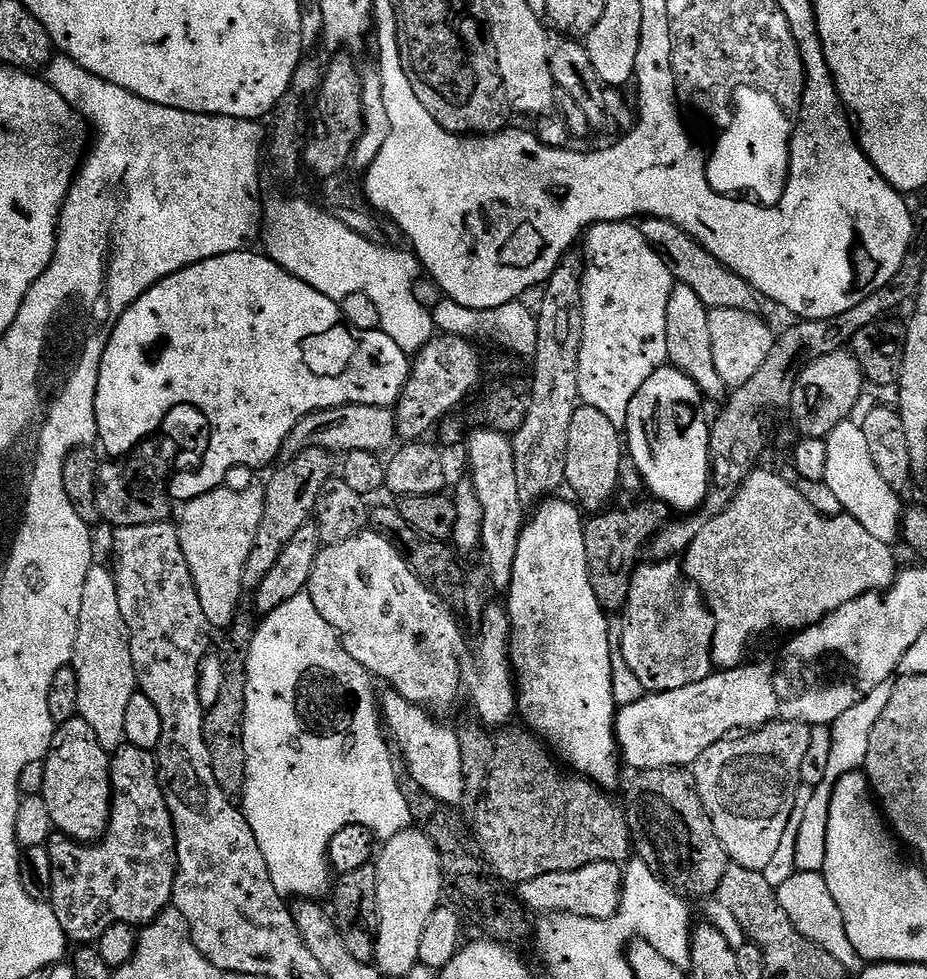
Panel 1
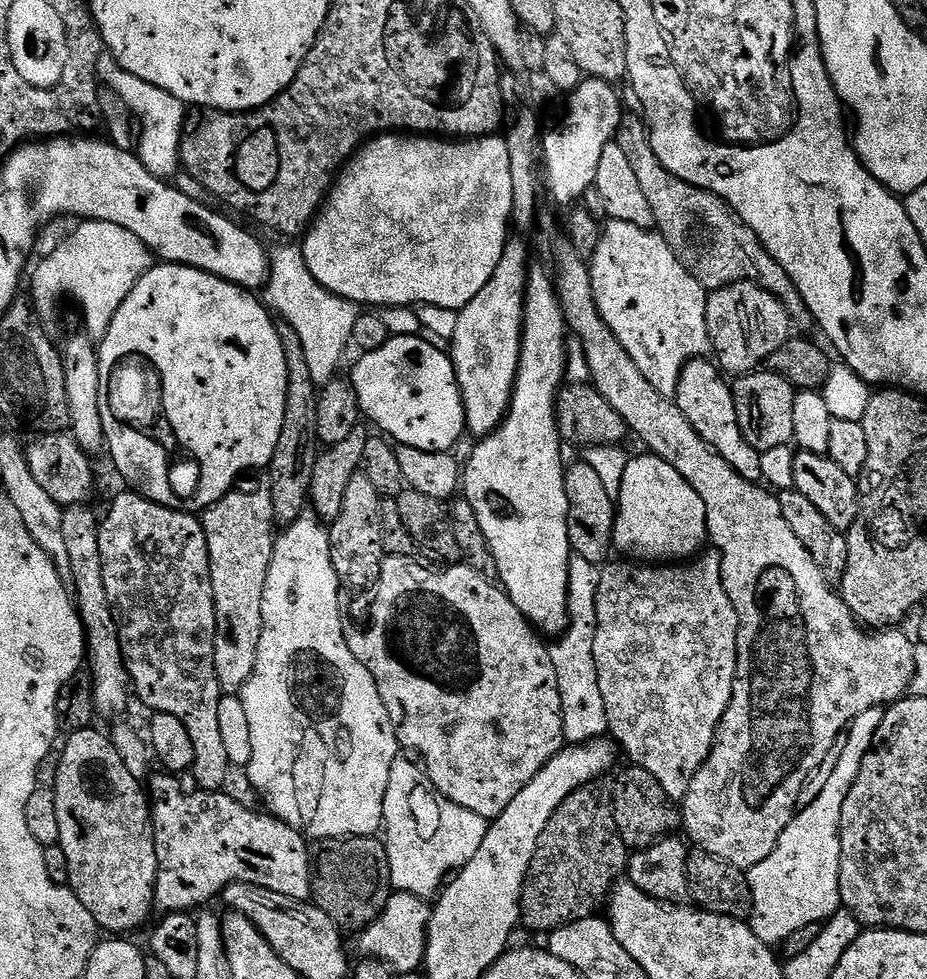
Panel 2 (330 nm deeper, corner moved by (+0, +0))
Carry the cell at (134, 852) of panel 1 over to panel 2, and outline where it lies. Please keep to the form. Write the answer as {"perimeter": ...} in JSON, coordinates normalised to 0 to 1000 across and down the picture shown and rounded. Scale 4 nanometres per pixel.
{"perimeter":[[[165,792],[159,798],[157,808],[164,826],[166,868],[170,876],[166,923],[172,931],[174,927],[174,933],[203,932],[210,923],[222,922],[228,915],[236,916],[239,908],[251,901],[277,903],[287,909],[296,909],[296,913],[309,917],[337,919],[334,862],[327,850],[313,845],[310,840],[288,828],[275,829],[274,826],[266,825],[261,818],[245,813],[245,808],[210,807],[211,809],[202,809],[194,802],[195,794],[193,792],[173,792],[177,793],[166,794],[167,792]]]}

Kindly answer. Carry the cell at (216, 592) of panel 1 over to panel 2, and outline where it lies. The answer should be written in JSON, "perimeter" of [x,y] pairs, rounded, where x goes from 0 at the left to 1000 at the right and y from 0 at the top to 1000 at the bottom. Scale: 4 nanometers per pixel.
{"perimeter":[[[283,496],[273,503],[245,503],[233,515],[219,520],[218,534],[224,555],[233,620],[231,684],[238,704],[243,708],[255,709],[272,692],[278,656],[285,642],[283,607],[296,555],[292,501],[289,496]]]}

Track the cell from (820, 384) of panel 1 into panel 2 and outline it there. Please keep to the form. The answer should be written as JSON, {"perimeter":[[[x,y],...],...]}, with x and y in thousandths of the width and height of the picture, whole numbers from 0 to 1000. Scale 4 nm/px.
{"perimeter":[[[832,378],[805,380],[793,385],[790,392],[792,415],[796,419],[796,435],[800,435],[800,443],[809,456],[825,462],[840,454],[850,454],[859,444],[857,435],[857,411],[859,400],[853,390],[846,384]]]}

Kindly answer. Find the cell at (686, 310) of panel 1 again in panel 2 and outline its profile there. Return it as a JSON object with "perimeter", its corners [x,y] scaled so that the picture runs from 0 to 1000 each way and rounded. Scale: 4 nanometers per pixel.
{"perimeter":[[[748,366],[738,371],[736,382],[731,386],[727,412],[736,423],[740,423],[740,431],[753,439],[753,443],[777,467],[800,488],[820,490],[820,461],[800,443],[800,435],[796,435],[796,419],[792,415],[790,392],[782,381],[767,367]]]}

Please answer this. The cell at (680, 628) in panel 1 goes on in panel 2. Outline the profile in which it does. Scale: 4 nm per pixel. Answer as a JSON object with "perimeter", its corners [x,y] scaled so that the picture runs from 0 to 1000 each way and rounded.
{"perimeter":[[[771,562],[761,563],[758,566],[752,567],[750,570],[743,571],[741,574],[716,574],[709,578],[703,574],[673,574],[677,576],[659,576],[659,574],[650,577],[647,585],[647,593],[645,594],[645,603],[643,604],[643,647],[641,648],[641,680],[645,684],[645,705],[649,705],[649,717],[654,717],[654,733],[656,734],[656,748],[659,755],[667,761],[668,767],[679,772],[681,779],[688,784],[701,787],[701,791],[706,791],[706,795],[710,795],[710,799],[718,811],[727,819],[737,818],[738,812],[742,809],[742,801],[746,797],[752,785],[759,780],[761,773],[764,772],[765,765],[768,764],[768,757],[772,752],[772,741],[776,740],[778,733],[781,732],[781,726],[785,724],[785,718],[790,712],[790,702],[792,701],[792,693],[794,692],[794,661],[796,660],[796,627],[792,623],[792,615],[787,615],[787,607],[783,607],[783,599],[779,594],[779,586],[777,585],[777,566]]]}

